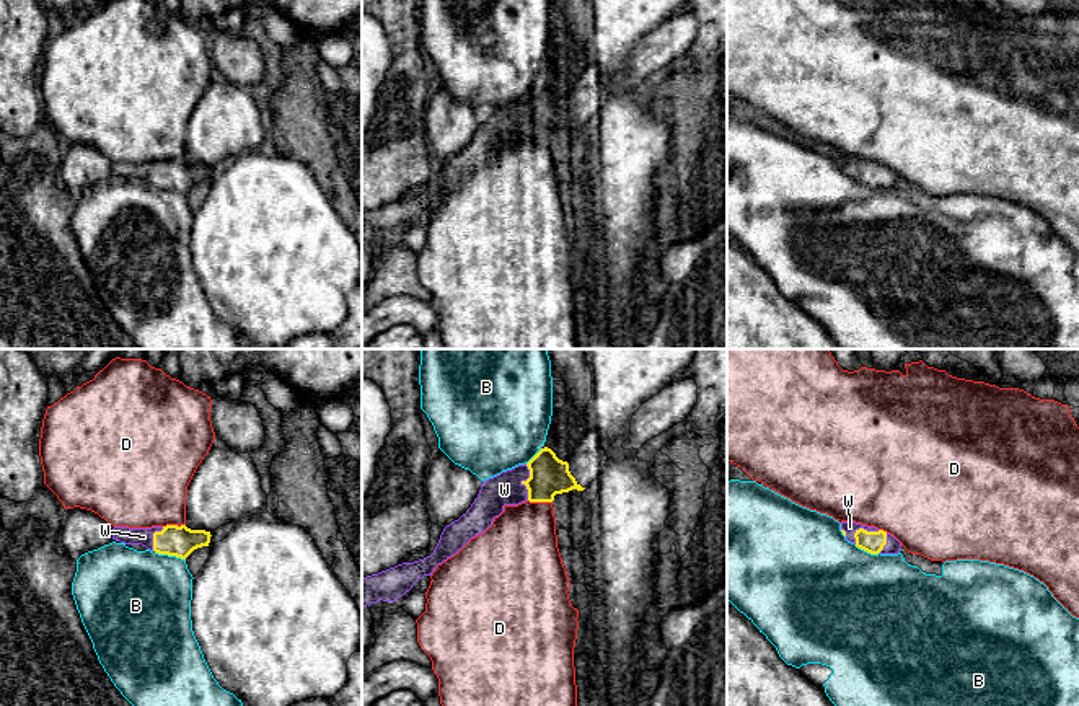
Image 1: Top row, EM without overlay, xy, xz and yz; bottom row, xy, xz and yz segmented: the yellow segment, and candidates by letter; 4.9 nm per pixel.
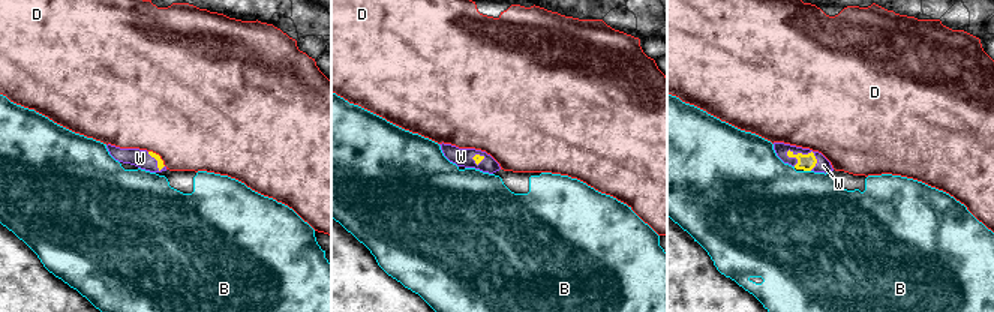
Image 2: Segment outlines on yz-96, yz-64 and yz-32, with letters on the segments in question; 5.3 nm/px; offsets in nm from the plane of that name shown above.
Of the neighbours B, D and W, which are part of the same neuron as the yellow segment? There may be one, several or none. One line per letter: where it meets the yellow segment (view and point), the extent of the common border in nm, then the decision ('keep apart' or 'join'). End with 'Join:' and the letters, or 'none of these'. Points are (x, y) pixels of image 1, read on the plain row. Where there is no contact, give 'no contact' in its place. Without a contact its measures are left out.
B: xy (170, 189) | 160 nm | keep apart
D: xz (540, 136) | 120 nm | keep apart
W: xz (525, 116) | 180 nm | join
Join: W

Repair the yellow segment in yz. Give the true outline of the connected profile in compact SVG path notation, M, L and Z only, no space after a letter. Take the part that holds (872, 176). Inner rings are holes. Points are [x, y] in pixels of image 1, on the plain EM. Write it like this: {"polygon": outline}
{"polygon": "M841 157L848 176L870 189L898 189L901 178L890 168L856 157Z"}

